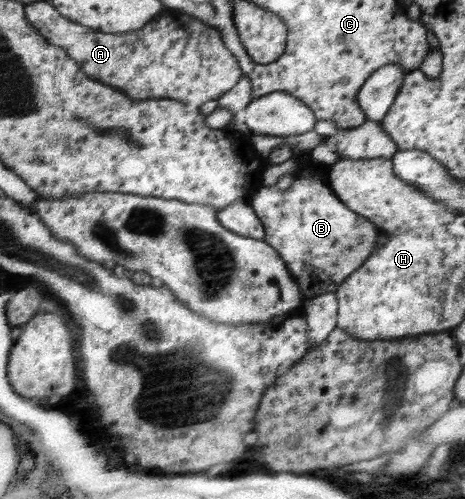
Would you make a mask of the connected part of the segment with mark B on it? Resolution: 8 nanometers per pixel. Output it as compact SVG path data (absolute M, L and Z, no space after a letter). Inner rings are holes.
M305 154L308 161L297 170L291 186L281 191L277 185L270 187L263 186L257 189L253 196L253 211L256 217L263 223L265 234L262 238L286 261L295 282L299 285L303 300L319 297L323 293L336 293L351 273L357 272L365 260L369 258L373 246L377 244L381 231L370 219L350 210L345 203L334 193L330 181L322 179L323 171L327 171L329 177L330 165L320 163L317 154Z

